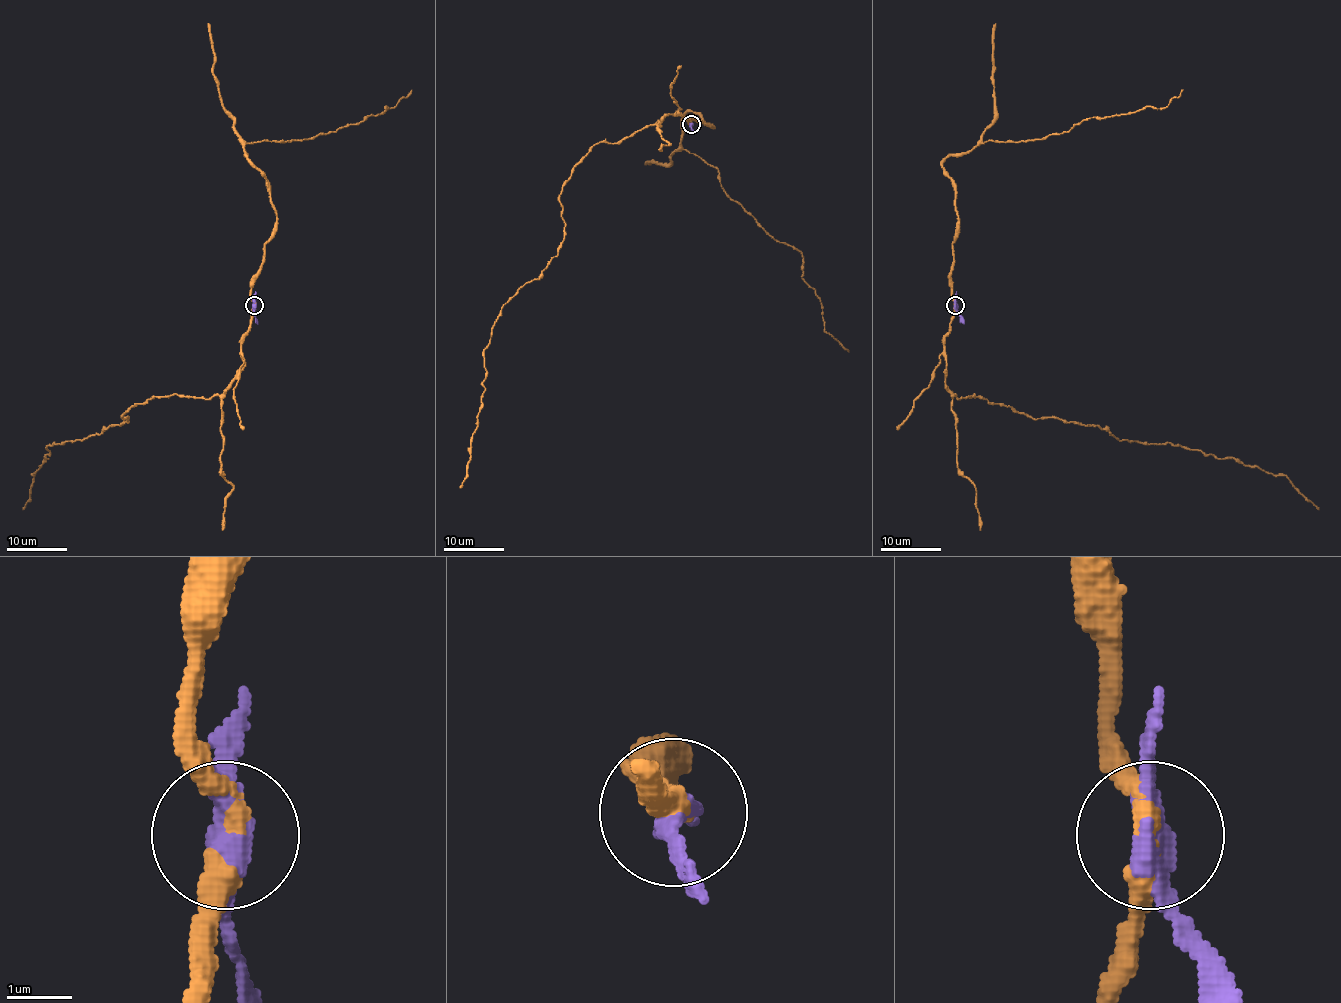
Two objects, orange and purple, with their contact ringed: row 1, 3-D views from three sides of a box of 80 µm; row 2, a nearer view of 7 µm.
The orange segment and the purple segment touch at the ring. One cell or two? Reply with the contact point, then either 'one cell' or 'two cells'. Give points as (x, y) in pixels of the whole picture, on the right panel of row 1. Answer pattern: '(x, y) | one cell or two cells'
(955, 305) | two cells

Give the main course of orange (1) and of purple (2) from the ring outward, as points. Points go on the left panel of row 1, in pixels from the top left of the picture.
1: (254, 304), (243, 368), (222, 394), (153, 397), (123, 416), (127, 422), (47, 446), (23, 510)
2: (254, 304), (257, 324)

